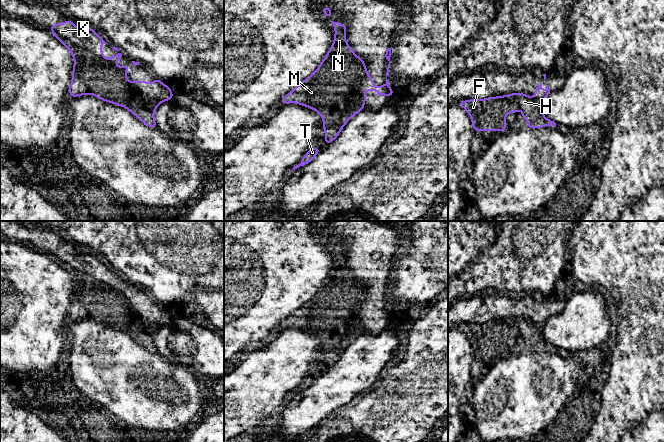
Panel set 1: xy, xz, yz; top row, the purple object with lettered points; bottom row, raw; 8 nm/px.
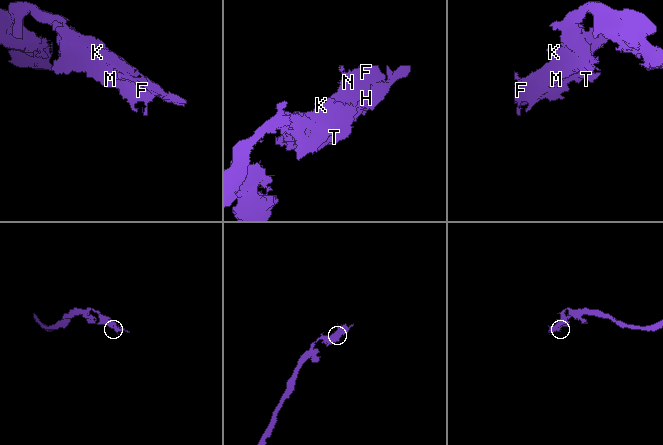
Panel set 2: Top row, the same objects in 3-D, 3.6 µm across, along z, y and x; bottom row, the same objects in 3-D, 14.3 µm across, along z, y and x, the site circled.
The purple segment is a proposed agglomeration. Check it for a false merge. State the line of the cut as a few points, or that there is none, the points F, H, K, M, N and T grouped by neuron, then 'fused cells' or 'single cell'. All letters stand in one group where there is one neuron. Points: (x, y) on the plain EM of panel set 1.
no cut | F H K M N T | single cell

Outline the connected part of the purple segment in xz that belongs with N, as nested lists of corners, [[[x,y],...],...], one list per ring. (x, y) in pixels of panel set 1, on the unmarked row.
[[[331,244],[330,246],[334,250],[335,260],[329,276],[325,279],[317,294],[313,298],[308,300],[304,305],[302,305],[298,310],[296,310],[291,316],[285,319],[281,324],[282,328],[298,327],[299,329],[309,331],[310,333],[315,334],[320,338],[323,343],[323,353],[325,355],[325,369],[331,367],[338,361],[342,352],[348,347],[349,342],[353,342],[357,337],[363,334],[365,330],[365,324],[368,319],[359,318],[359,315],[378,315],[379,317],[374,320],[385,319],[389,321],[391,321],[395,317],[389,311],[389,305],[387,304],[387,300],[389,299],[391,272],[388,272],[385,278],[386,283],[389,285],[386,297],[386,308],[380,309],[378,312],[376,312],[374,310],[372,302],[366,294],[367,292],[364,285],[353,276],[352,272],[346,265],[345,260],[347,248],[344,247],[344,249],[342,250],[339,246],[333,246]]]

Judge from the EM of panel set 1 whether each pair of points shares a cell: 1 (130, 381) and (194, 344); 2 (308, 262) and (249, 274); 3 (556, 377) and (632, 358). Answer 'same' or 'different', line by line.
1: different
2: different
3: different

